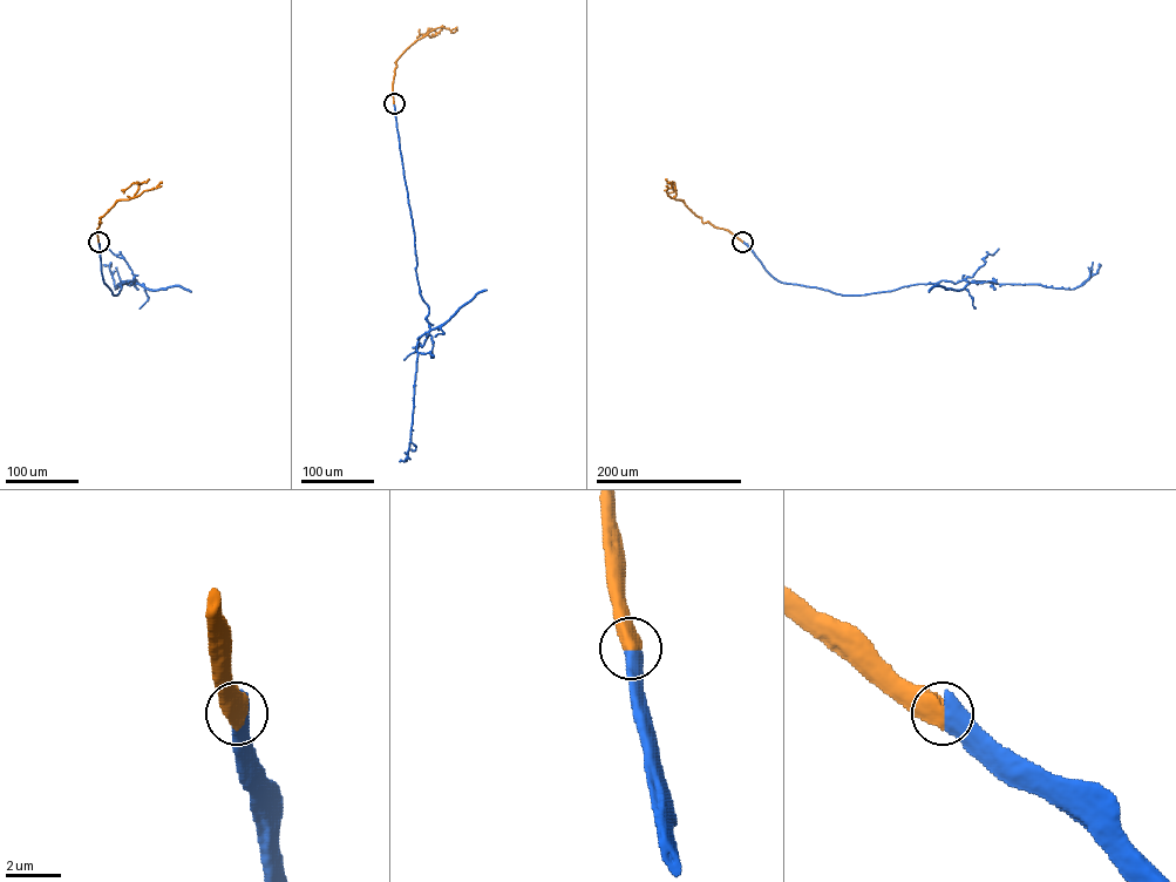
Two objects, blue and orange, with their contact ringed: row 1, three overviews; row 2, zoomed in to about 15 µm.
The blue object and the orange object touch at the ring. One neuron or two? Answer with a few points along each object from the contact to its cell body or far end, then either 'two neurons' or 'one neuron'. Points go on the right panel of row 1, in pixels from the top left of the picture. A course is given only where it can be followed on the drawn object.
blue via (742, 242), (781, 282), (845, 294), (890, 291), (943, 280), (1074, 289), (1095, 275), (1100, 265) | orange via (742, 242), (728, 230), (704, 223), (682, 201), (674, 198), (673, 183), (667, 183), (673, 190), (668, 192) | one neuron

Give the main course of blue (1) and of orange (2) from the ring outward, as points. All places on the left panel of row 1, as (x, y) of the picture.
1: (99, 242), (103, 280), (113, 293), (135, 282), (122, 280), (115, 289), (103, 265)
2: (99, 242), (101, 217), (117, 201), (133, 197), (141, 183), (133, 183), (124, 192)

